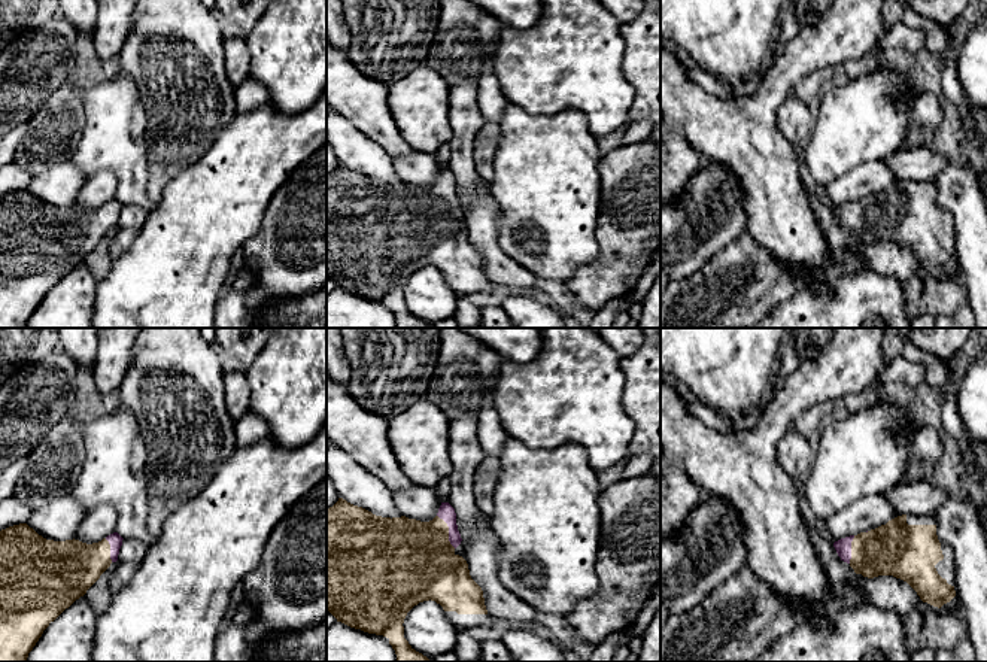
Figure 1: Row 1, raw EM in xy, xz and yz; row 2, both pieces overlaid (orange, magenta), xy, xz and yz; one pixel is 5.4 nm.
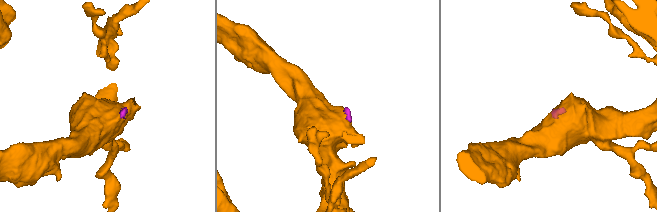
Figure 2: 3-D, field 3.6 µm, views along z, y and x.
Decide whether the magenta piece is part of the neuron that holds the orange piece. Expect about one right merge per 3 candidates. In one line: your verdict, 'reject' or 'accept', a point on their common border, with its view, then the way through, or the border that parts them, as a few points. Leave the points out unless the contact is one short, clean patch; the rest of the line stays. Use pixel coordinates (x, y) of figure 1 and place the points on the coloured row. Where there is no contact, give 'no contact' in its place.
accept | xz (448, 531) | across xz (412, 561), (448, 531), (446, 512)

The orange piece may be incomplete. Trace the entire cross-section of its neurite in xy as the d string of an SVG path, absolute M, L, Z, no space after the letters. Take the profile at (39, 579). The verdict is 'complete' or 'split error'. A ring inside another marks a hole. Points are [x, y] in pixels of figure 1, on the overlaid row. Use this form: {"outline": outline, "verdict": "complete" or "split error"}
{"outline": "M27 523L0 531L0 662L25 662L43 631L118 561L122 537L113 532L98 543L54 541Z", "verdict": "split error"}

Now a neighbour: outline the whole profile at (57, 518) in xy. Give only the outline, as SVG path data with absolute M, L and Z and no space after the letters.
M61 491L34 502L25 523L46 540L66 541L76 537L86 513L69 491Z

